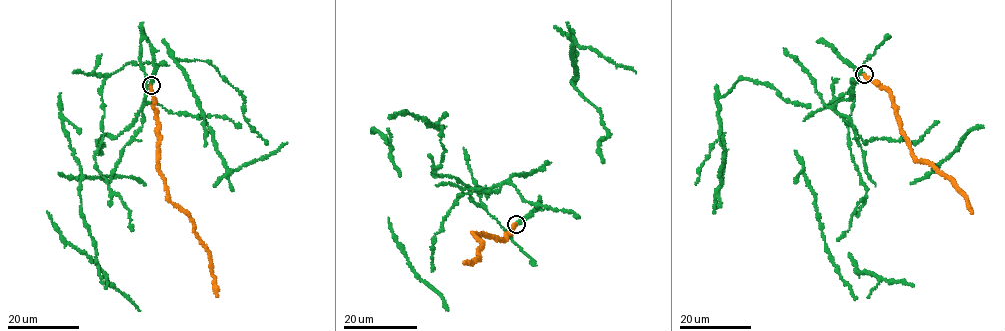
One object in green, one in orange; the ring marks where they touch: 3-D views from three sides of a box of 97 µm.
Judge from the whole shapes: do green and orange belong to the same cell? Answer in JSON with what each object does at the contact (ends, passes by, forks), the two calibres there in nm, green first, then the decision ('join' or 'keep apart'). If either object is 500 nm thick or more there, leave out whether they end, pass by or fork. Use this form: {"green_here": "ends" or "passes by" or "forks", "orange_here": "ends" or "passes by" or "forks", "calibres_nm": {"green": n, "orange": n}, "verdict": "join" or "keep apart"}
{"green_here": "ends", "orange_here": "ends", "calibres_nm": {"green": 480, "orange": 480}, "verdict": "join"}

